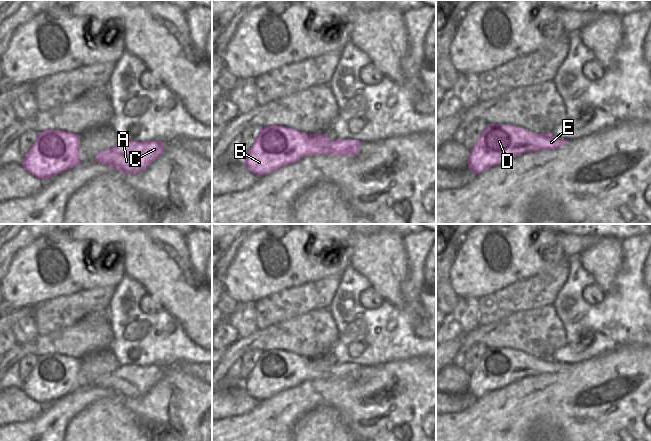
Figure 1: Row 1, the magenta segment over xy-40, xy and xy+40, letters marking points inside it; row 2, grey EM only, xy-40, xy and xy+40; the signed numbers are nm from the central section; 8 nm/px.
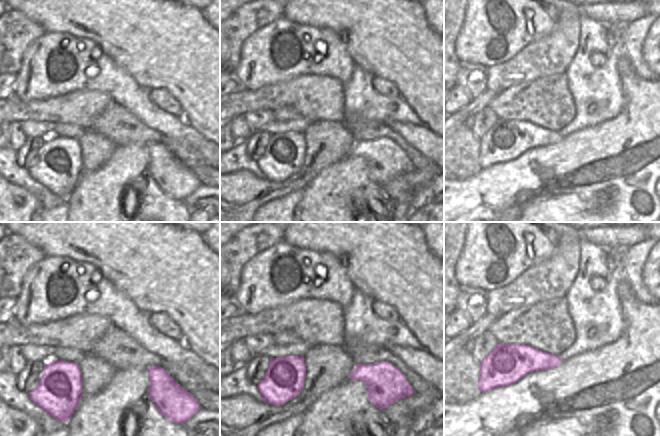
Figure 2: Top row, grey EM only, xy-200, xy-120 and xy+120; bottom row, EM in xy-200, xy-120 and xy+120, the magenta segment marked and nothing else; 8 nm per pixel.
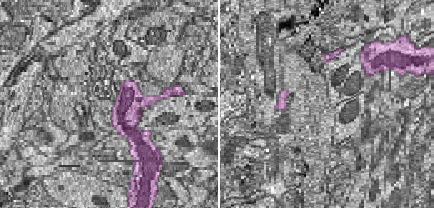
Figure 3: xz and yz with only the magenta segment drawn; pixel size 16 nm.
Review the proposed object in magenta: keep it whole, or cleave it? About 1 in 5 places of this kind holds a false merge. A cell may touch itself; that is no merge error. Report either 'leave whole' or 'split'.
leave whole

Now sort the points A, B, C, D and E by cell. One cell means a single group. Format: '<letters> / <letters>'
A B C D E

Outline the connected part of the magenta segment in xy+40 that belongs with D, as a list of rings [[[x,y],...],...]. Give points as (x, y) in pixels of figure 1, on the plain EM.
[[[488,348],[470,374],[468,392],[475,398],[481,398],[521,378],[555,374],[568,366],[553,358],[537,358],[513,348]]]

